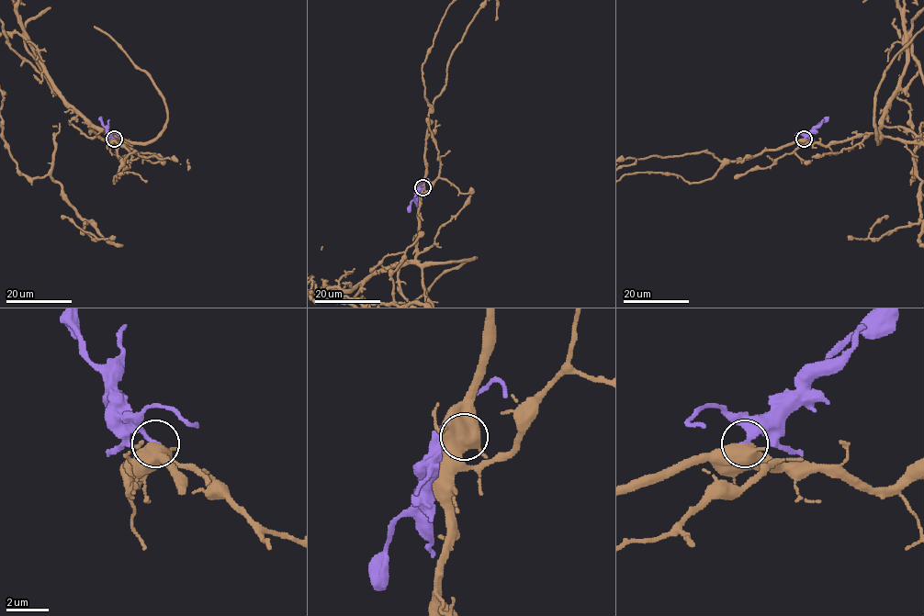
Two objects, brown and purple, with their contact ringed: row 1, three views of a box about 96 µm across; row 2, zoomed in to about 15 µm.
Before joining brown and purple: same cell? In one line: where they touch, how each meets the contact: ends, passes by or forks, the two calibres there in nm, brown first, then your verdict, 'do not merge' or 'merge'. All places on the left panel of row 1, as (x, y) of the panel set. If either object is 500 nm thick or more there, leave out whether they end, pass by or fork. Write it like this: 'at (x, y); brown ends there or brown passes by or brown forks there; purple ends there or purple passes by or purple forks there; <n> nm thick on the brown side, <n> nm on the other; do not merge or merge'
at (114, 139); 550 nm thick on the brown side, 240 nm on the other; do not merge

